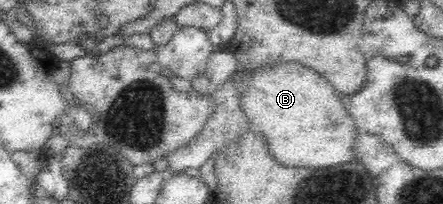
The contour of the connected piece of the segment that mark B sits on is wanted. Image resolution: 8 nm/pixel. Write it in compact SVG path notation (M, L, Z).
M281 63L274 67L249 70L250 80L242 87L240 106L255 130L268 141L272 157L283 166L308 169L324 169L356 160L354 141L359 131L356 122L342 104L342 95L330 86L330 81L322 79L316 71L306 69L299 63Z

